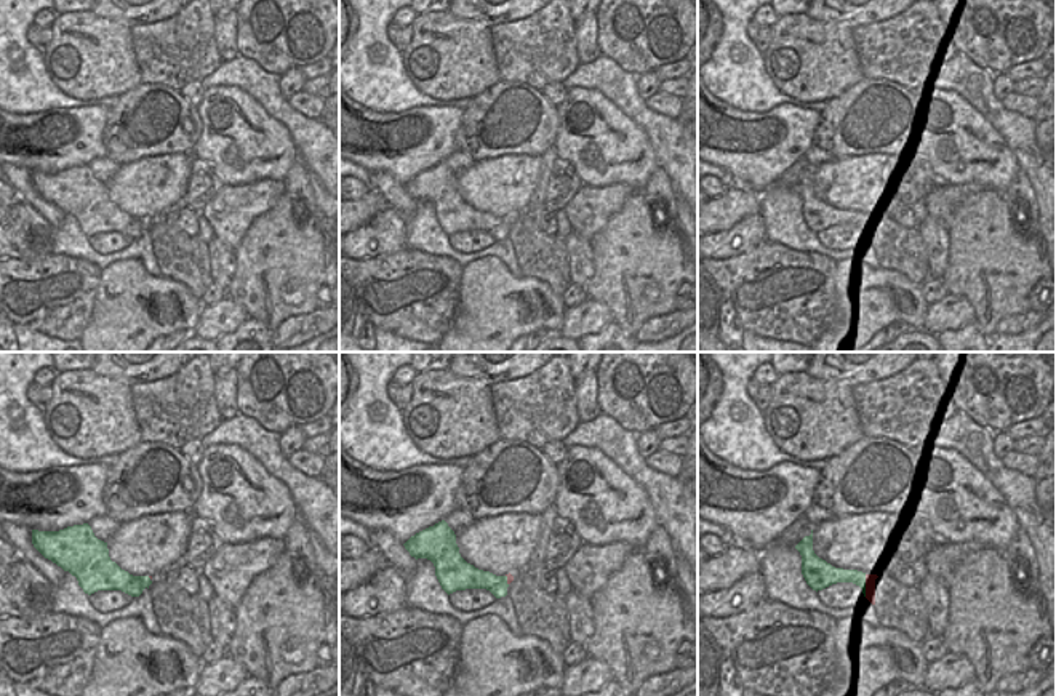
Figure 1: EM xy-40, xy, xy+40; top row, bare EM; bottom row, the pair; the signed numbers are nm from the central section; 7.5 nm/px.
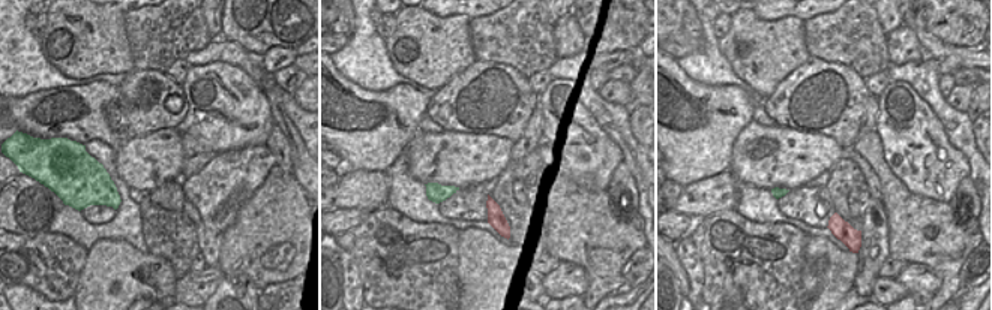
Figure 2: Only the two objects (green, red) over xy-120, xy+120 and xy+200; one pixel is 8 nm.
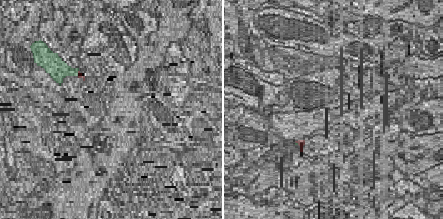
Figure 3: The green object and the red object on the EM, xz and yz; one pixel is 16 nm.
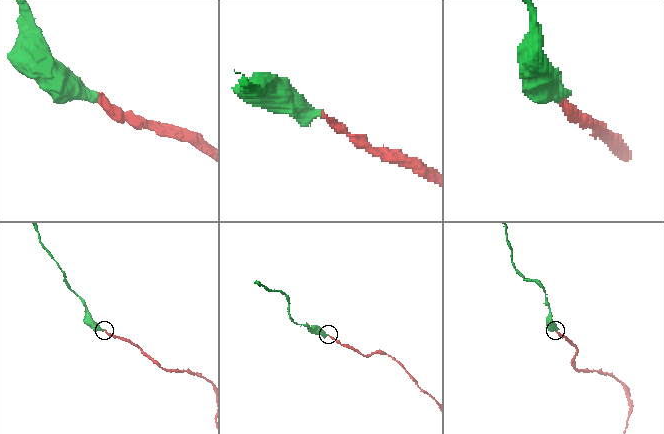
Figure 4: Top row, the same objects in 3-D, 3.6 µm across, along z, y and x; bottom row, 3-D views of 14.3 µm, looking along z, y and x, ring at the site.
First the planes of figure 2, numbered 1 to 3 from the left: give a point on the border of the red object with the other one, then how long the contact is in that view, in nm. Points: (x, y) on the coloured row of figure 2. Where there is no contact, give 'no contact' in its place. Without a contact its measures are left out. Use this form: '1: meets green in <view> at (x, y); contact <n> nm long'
1: no contact
2: no contact
3: no contact

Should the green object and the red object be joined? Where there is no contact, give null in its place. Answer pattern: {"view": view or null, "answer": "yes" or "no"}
{"view": "xy+40", "answer": "yes"}

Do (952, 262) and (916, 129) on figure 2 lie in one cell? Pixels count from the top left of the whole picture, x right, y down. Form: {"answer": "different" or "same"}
{"answer": "different"}

